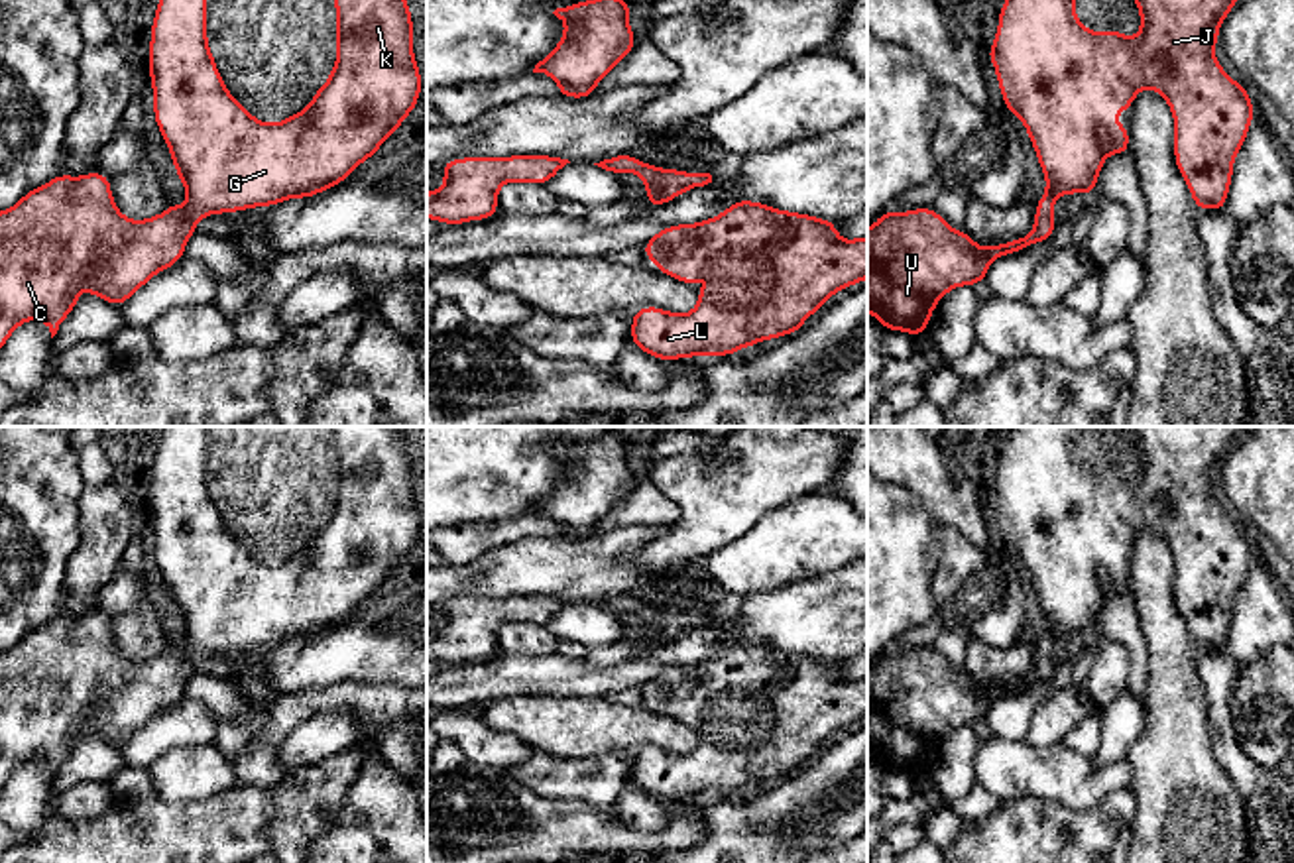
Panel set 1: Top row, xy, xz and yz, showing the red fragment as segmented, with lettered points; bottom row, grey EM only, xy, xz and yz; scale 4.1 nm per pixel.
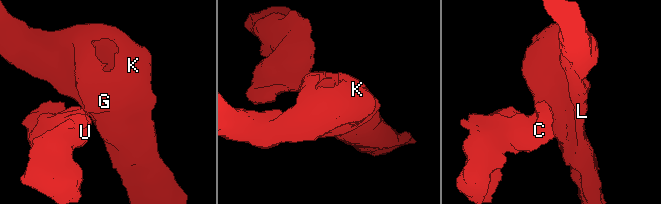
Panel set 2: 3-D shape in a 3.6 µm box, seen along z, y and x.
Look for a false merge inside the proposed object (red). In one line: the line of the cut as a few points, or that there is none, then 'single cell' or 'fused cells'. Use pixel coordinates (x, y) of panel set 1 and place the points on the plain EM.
no cut; single cell

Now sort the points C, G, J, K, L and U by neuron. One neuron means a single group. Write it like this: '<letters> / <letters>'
C G J K L U

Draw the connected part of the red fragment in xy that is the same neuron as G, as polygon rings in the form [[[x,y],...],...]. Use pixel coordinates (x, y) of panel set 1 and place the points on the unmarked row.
[[[161,427],[161,436],[155,448],[155,458],[151,462],[151,480],[147,491],[149,521],[153,531],[153,558],[169,588],[171,602],[175,605],[179,621],[185,625],[187,645],[179,647],[169,643],[167,651],[146,661],[126,659],[112,637],[110,617],[88,611],[83,617],[71,617],[67,613],[53,617],[49,623],[28,631],[14,647],[0,653],[0,790],[12,777],[12,773],[28,761],[41,761],[51,778],[57,775],[61,763],[69,757],[75,745],[83,739],[77,733],[79,725],[87,727],[87,735],[98,735],[112,747],[120,747],[132,735],[138,733],[151,718],[159,712],[173,708],[183,696],[187,680],[197,672],[197,662],[210,655],[238,653],[258,647],[275,647],[289,639],[311,639],[334,625],[346,621],[354,609],[368,602],[382,584],[397,572],[403,560],[413,552],[419,543],[423,517],[417,507],[413,493],[413,458],[407,438],[399,427],[334,427],[334,452],[336,452],[336,505],[328,511],[328,521],[313,535],[311,545],[303,548],[301,554],[289,554],[285,562],[258,562],[230,531],[224,529],[224,517],[216,513],[216,499],[208,489],[206,476],[206,427]]]

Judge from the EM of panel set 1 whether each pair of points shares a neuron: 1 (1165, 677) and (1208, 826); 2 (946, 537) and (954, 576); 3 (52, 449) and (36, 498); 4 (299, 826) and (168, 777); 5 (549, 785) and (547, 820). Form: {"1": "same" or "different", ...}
{"1": "same", "2": "same", "3": "same", "4": "different", "5": "different"}

